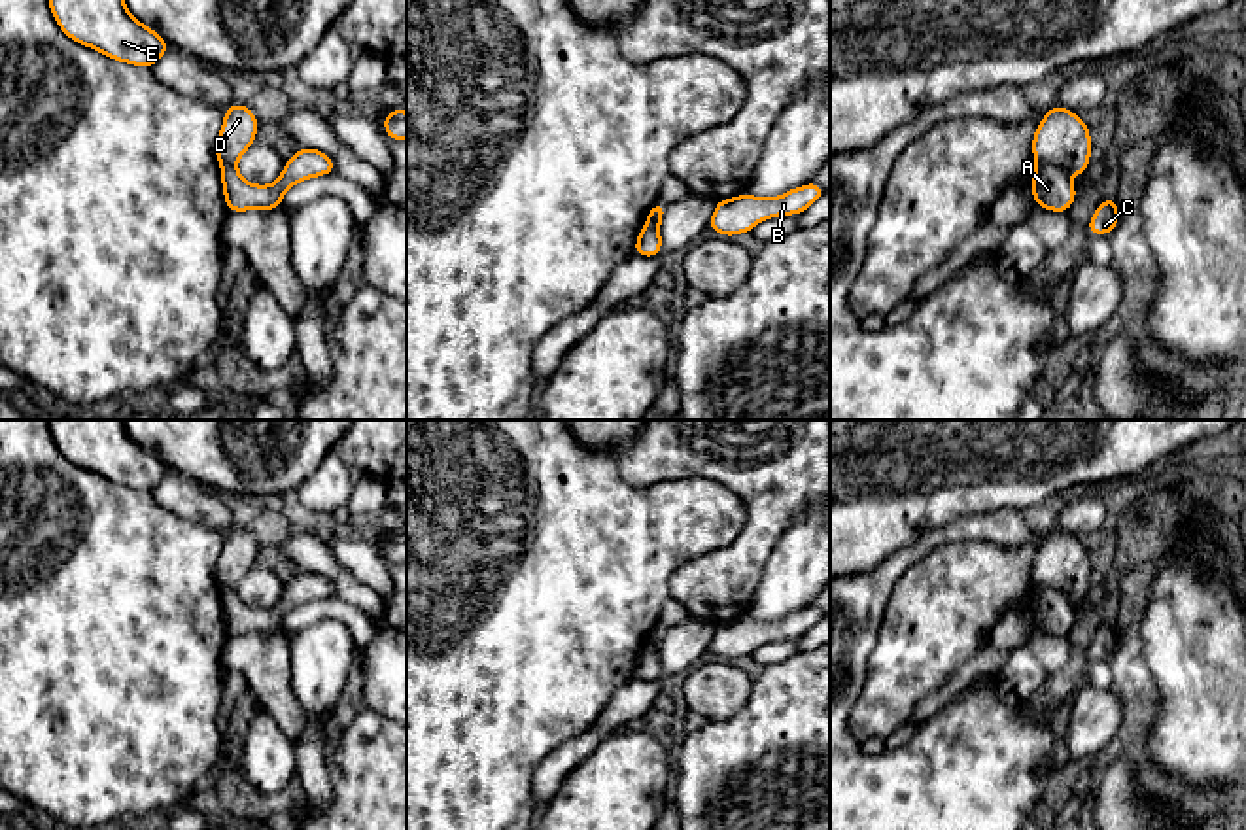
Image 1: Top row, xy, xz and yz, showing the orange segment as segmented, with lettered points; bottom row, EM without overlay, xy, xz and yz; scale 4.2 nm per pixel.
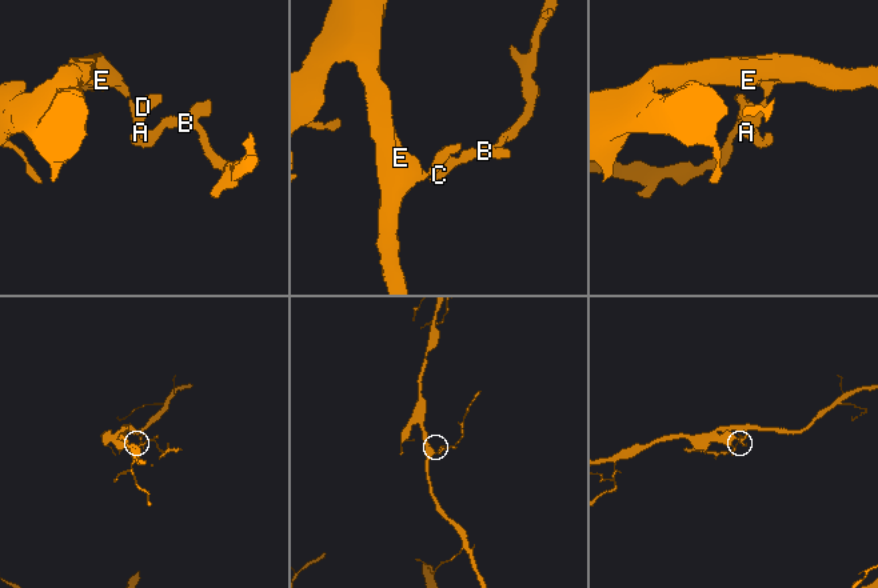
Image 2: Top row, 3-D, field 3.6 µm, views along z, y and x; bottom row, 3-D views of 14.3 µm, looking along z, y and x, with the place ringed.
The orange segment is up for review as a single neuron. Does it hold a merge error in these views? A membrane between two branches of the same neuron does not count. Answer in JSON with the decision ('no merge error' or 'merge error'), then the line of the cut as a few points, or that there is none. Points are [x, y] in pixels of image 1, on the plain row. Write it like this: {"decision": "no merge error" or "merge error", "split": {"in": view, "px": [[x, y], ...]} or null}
{"decision": "merge error", "split": {"in": "yz", "px": [[1037, 585], [1054, 585], [1063, 592]]}}

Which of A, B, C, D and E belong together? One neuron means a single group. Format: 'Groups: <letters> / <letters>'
Groups: A B C / D E

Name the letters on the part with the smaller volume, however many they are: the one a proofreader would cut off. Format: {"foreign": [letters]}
{"foreign": ["A", "B", "C"]}

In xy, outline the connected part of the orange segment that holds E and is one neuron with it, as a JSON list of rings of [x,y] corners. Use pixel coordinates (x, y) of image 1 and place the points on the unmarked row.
[[[47,420],[61,454],[113,484],[151,492],[170,469],[136,444],[123,420]]]

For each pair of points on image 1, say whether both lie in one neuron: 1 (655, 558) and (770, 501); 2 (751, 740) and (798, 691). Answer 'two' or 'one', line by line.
1: two
2: one

